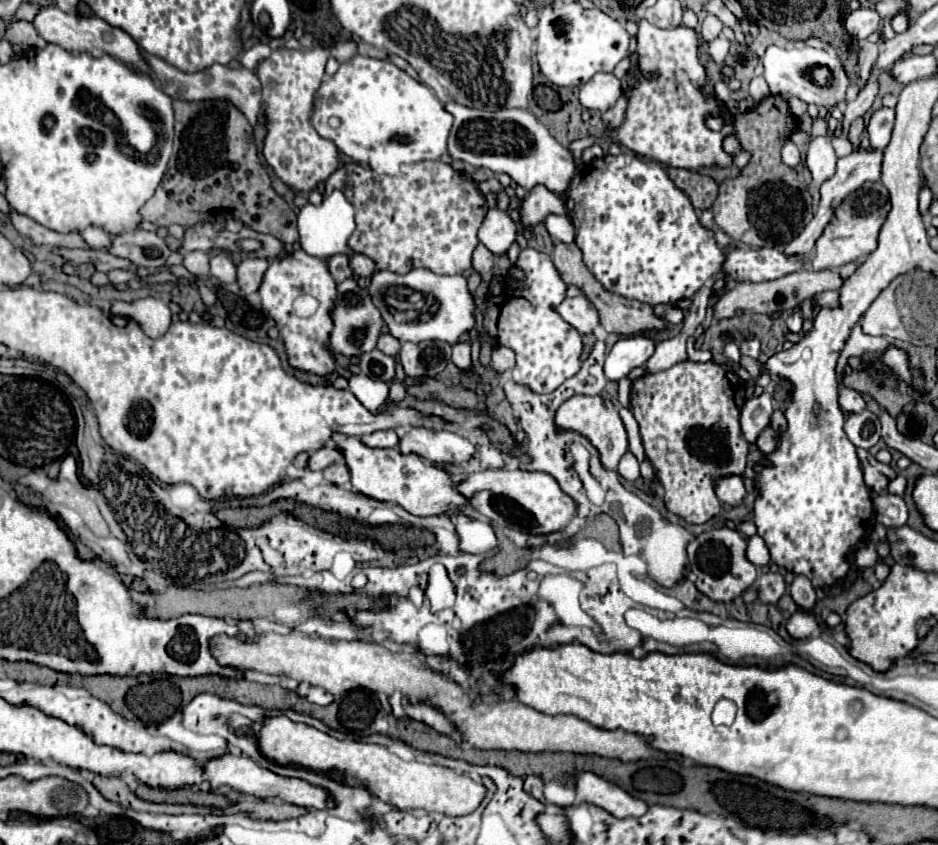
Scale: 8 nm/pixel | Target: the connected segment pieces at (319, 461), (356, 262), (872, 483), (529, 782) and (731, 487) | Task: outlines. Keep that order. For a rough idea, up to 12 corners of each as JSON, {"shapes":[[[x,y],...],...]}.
{"shapes":[[[320,448],[310,454],[308,468],[324,470],[340,462],[342,454],[334,448]],[[354,254],[350,266],[356,276],[372,276],[376,264],[368,256]],[[868,450],[858,458],[864,480],[874,494],[888,486],[896,472],[880,464]],[[538,776],[524,778],[524,790],[532,798],[546,802],[542,780]],[[740,476],[714,480],[716,496],[738,506],[746,494]]]}

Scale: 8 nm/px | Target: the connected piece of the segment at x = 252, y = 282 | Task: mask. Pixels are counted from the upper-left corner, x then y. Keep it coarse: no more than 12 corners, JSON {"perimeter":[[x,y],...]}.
{"perimeter":[[244,258],[236,268],[236,282],[246,294],[256,292],[266,258]]}

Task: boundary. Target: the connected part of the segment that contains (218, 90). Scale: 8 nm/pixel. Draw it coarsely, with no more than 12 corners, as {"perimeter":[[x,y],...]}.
{"perimeter":[[142,54],[172,100],[228,100],[250,124],[262,106],[246,68],[212,64],[188,74]]}

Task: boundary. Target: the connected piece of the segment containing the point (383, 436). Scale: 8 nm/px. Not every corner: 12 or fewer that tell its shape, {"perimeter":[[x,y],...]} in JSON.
{"perimeter":[[378,430],[360,440],[370,448],[396,448],[394,430]]}

